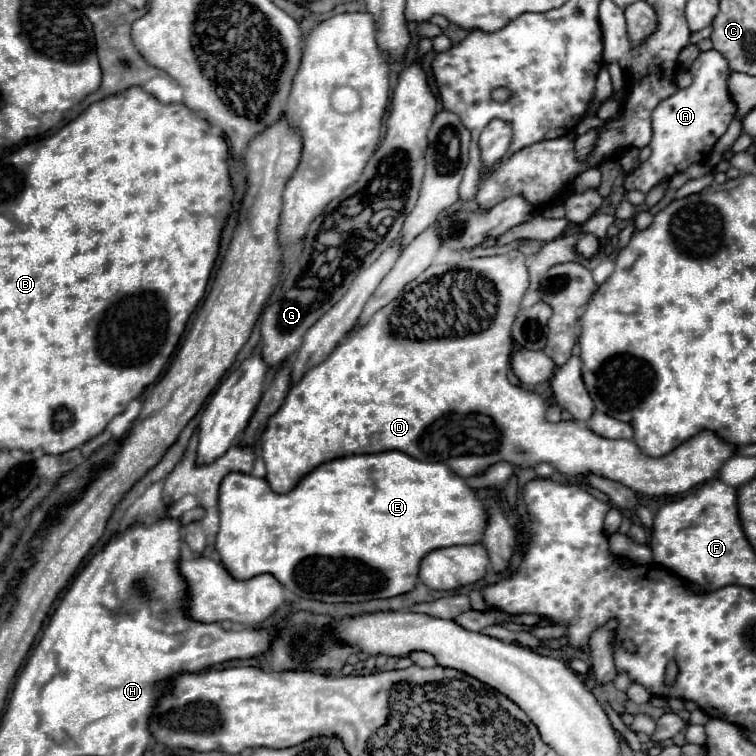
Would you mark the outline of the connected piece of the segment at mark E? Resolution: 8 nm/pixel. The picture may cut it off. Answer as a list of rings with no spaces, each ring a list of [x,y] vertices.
[[[399,450],[379,452],[379,454],[359,454],[359,456],[345,456],[331,462],[321,464],[313,472],[309,472],[289,494],[277,494],[269,488],[263,478],[253,474],[239,474],[233,472],[221,482],[219,490],[219,514],[221,514],[221,530],[216,535],[216,544],[221,552],[221,562],[237,580],[247,580],[259,574],[275,576],[289,592],[301,598],[313,598],[321,602],[365,602],[377,598],[393,598],[405,592],[411,592],[417,584],[419,564],[421,560],[437,548],[457,546],[457,544],[479,544],[483,540],[483,532],[487,528],[487,504],[467,486],[467,482],[457,476],[447,464],[443,462],[421,462],[415,460]]]

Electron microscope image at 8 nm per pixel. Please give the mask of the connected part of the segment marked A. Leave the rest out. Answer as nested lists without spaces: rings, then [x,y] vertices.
[[[715,50],[701,52],[689,72],[693,74],[693,84],[677,90],[653,110],[653,140],[649,144],[651,156],[625,178],[625,190],[641,190],[647,194],[661,180],[683,172],[695,162],[705,162],[715,142],[725,134],[729,122],[733,120],[737,106],[727,90],[727,78],[731,72],[727,72],[723,56]]]

